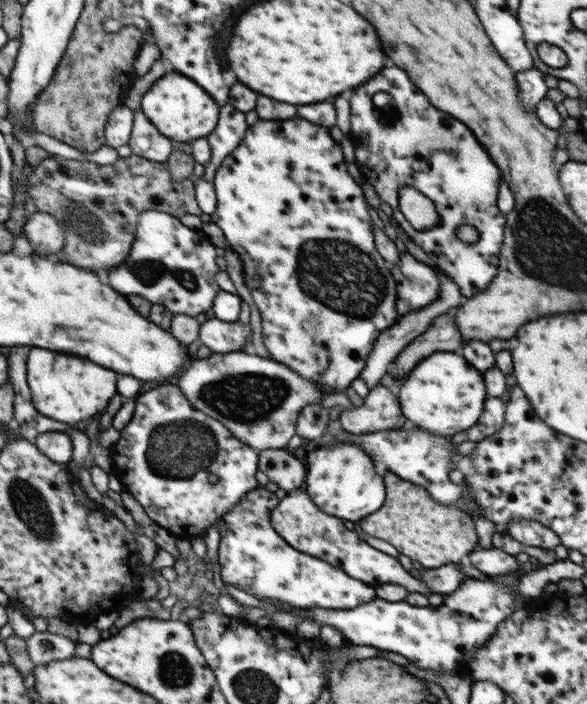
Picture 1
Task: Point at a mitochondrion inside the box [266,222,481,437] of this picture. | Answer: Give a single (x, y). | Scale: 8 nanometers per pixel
(335, 272)

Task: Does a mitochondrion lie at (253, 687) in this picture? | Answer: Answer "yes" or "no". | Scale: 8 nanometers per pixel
yes

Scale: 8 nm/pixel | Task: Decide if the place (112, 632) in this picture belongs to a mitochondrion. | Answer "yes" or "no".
no

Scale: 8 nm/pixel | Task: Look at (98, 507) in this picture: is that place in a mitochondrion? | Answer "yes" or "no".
no

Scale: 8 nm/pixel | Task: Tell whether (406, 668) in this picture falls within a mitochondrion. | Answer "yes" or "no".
no

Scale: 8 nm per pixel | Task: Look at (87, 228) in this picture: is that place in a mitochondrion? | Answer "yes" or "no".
yes

